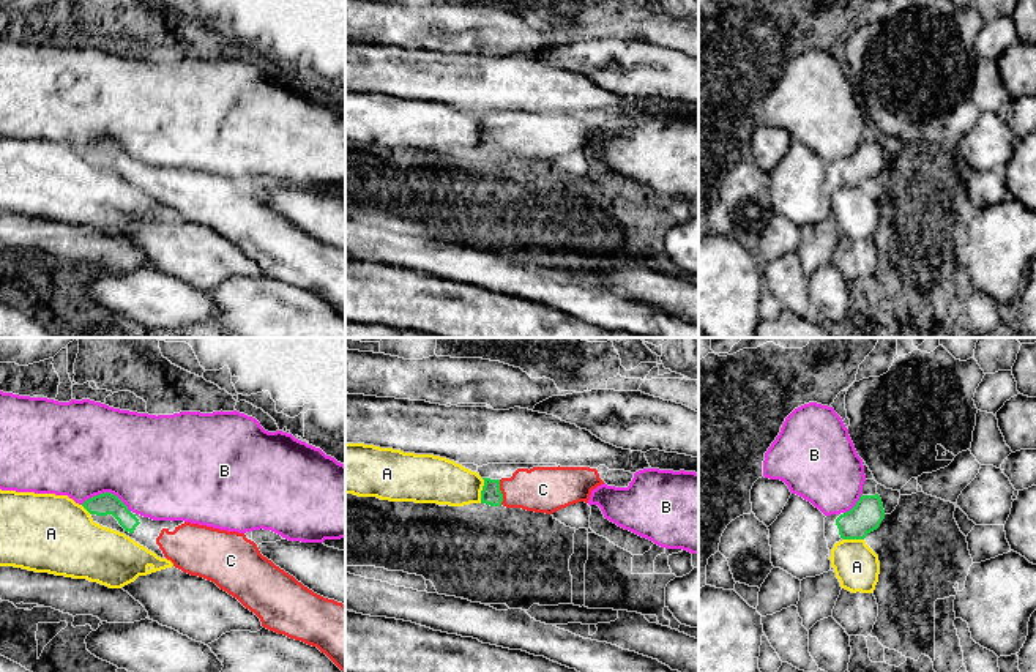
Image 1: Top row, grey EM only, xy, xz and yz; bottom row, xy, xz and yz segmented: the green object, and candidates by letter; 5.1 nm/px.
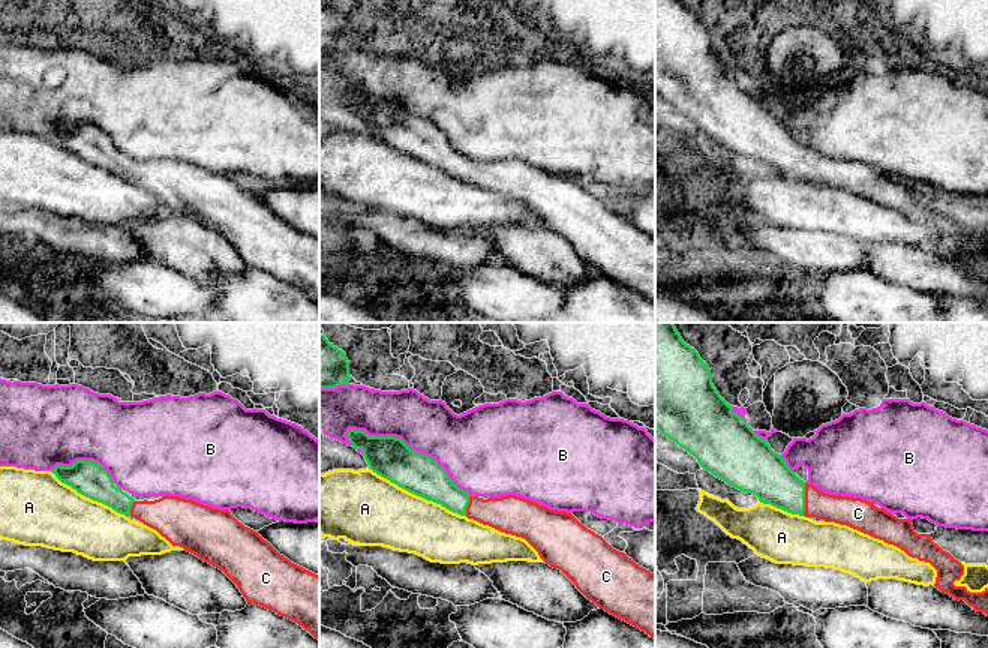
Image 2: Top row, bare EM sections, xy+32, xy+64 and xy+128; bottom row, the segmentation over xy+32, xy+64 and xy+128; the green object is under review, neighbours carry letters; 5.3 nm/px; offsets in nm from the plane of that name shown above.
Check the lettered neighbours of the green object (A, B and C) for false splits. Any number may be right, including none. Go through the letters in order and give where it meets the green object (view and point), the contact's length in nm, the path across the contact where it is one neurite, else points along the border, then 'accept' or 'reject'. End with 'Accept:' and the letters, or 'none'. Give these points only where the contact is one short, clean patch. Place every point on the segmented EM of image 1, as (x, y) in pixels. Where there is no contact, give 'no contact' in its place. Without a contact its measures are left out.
A: contact xz (481, 491); length 130 nm; reject
B: contact xy (106, 492); length 260 nm; reject
C: contact xz (500, 492); length 130 nm; accept
Accept: C

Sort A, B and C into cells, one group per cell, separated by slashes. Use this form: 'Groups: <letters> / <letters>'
Groups: A / B / C

